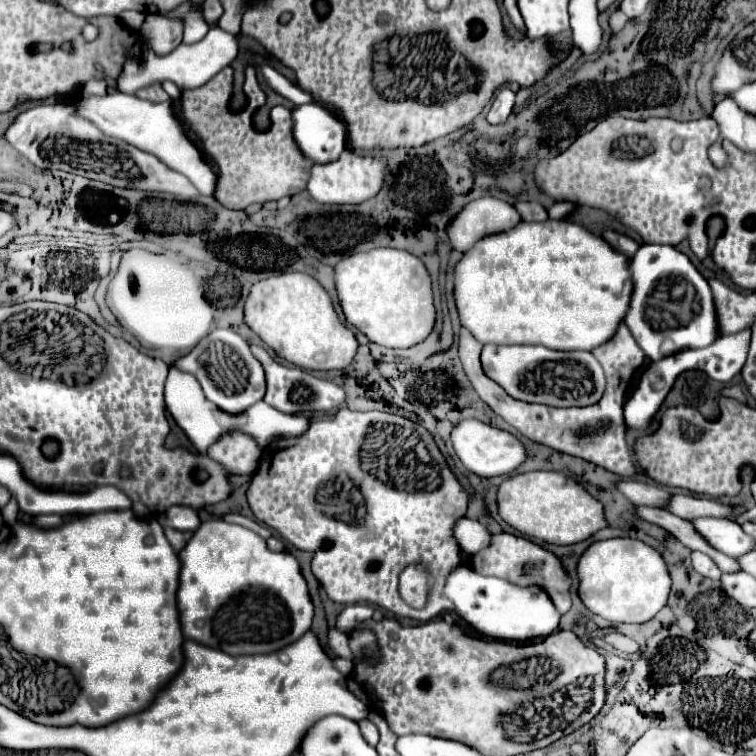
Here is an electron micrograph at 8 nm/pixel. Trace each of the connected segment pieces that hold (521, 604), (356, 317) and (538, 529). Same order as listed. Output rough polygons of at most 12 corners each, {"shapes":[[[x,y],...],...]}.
{"shapes":[[[465,566],[445,594],[467,624],[525,642],[561,618],[541,586],[513,586]],[[407,250],[345,256],[347,322],[411,348],[435,326],[431,276]],[[527,472],[497,492],[527,538],[577,544],[607,528],[577,480]]]}

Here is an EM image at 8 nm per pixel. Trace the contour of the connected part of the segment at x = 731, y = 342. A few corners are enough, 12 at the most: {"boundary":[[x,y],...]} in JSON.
{"boundary":[[751,330],[721,336],[701,350],[673,354],[685,370],[731,382],[749,352]]}

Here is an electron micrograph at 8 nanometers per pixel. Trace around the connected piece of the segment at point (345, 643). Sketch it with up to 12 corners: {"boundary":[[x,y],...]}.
{"boundary":[[329,628],[329,646],[341,658],[351,658],[349,638]]}

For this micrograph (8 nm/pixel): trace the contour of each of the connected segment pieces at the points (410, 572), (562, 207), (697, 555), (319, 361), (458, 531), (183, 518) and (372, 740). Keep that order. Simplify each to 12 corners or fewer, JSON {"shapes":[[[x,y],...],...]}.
{"shapes":[[[419,564],[401,572],[399,588],[409,606],[425,606],[429,572]],[[555,202],[549,208],[551,220],[567,220],[573,214],[573,202]],[[693,552],[693,568],[711,578],[719,580],[719,566],[703,552]],[[301,272],[253,284],[245,322],[303,370],[359,348],[327,290]],[[461,518],[455,538],[473,556],[489,544],[491,532],[477,520]],[[171,506],[161,524],[195,532],[201,522],[193,508]],[[365,718],[359,722],[363,738],[371,746],[379,742],[377,726]]]}

